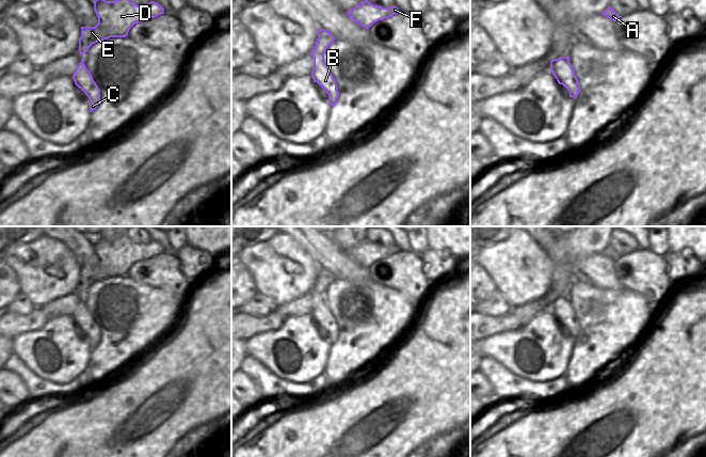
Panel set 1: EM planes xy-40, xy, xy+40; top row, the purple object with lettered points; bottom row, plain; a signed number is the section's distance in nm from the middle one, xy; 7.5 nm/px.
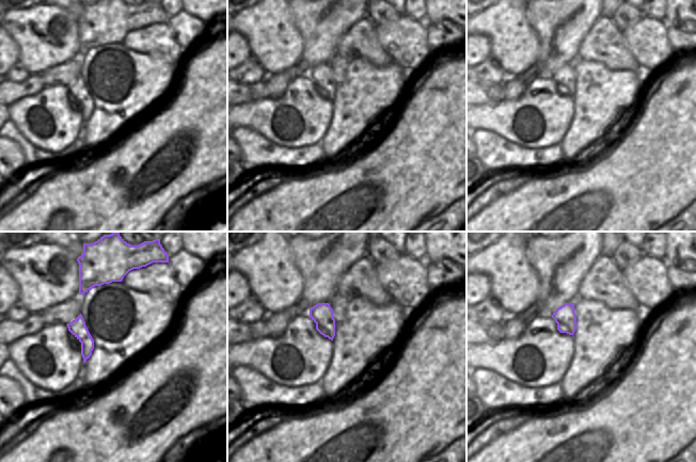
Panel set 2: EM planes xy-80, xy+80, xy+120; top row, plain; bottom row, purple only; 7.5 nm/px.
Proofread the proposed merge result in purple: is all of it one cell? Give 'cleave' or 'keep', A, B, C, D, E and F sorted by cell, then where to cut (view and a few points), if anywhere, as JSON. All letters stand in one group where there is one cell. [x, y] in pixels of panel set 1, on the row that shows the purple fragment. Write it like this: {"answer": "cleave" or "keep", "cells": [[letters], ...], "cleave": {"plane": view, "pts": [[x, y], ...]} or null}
{"answer": "cleave", "cells": [["A", "D", "E", "F"], ["B", "C"]], "cleave": {"plane": "xy", "pts": [[313, 50], [323, 54]]}}

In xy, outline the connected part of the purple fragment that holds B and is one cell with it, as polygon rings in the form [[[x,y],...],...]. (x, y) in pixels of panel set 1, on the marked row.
[[[314,50],[309,53],[314,58],[311,77],[327,94],[328,104],[334,106],[337,103],[339,92],[337,83],[324,60],[324,54],[317,54]]]

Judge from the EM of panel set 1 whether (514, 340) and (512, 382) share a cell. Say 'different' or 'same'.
different

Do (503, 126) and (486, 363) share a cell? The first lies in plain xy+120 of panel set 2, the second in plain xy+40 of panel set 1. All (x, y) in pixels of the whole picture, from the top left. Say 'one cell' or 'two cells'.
two cells

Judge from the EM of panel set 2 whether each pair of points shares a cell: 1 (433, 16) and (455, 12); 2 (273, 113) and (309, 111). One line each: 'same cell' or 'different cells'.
1: same cell
2: same cell

